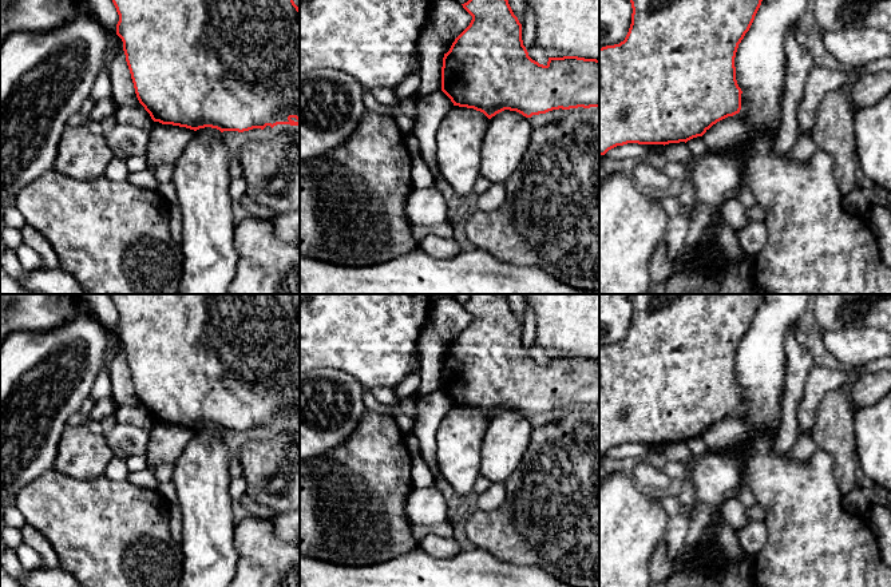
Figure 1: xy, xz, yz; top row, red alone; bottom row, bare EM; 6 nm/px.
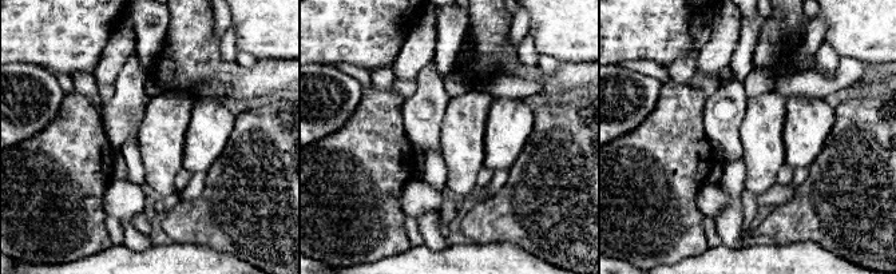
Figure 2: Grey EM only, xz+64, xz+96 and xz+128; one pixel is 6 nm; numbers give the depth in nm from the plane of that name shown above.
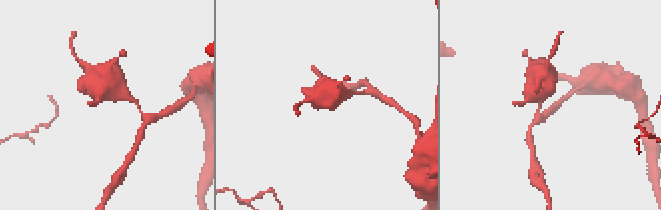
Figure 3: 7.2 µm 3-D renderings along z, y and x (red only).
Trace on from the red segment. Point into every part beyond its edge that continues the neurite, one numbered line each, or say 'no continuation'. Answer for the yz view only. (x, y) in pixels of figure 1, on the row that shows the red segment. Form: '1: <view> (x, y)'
no continuation

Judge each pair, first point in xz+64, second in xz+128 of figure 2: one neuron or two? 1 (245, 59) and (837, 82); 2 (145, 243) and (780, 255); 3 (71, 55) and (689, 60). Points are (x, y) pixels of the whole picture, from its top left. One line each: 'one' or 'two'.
1: one
2: two
3: two

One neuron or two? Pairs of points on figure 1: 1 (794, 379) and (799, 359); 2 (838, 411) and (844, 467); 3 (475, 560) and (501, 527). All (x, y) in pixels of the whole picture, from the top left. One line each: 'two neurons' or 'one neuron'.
1: one neuron
2: one neuron
3: two neurons

